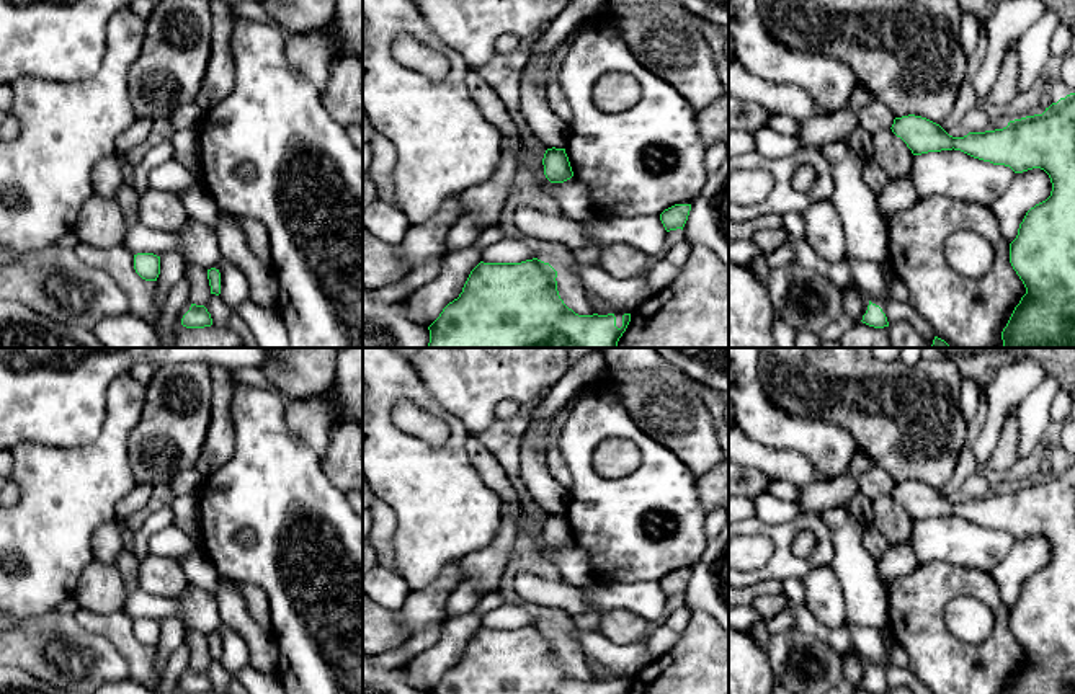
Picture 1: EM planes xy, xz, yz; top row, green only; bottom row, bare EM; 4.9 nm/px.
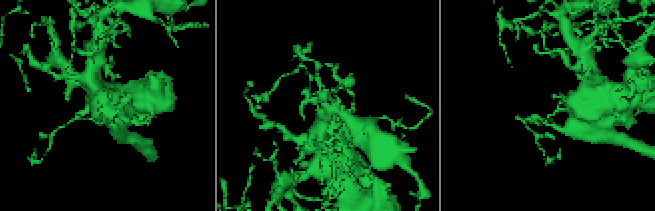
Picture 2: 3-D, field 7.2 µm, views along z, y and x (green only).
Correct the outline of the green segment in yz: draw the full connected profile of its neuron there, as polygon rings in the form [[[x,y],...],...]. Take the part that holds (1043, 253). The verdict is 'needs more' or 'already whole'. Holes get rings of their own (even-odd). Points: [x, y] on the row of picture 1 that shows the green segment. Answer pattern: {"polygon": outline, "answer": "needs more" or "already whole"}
{"polygon": [[[1075,93],[1052,103],[1042,114],[1010,121],[1003,129],[969,132],[964,137],[952,137],[939,124],[915,114],[895,118],[890,129],[913,155],[954,149],[993,165],[1010,167],[1015,173],[1041,168],[1049,175],[1050,196],[1026,212],[1016,238],[1010,243],[1010,263],[1026,294],[1001,331],[1001,348],[1075,348]]], "answer": "already whole"}

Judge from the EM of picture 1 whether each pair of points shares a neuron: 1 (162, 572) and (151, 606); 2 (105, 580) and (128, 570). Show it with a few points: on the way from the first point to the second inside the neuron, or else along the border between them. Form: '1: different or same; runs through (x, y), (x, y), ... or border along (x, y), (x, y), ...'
1: different; border along (188, 583), (165, 596), (139, 588)
2: different; border along (115, 564), (126, 591)

